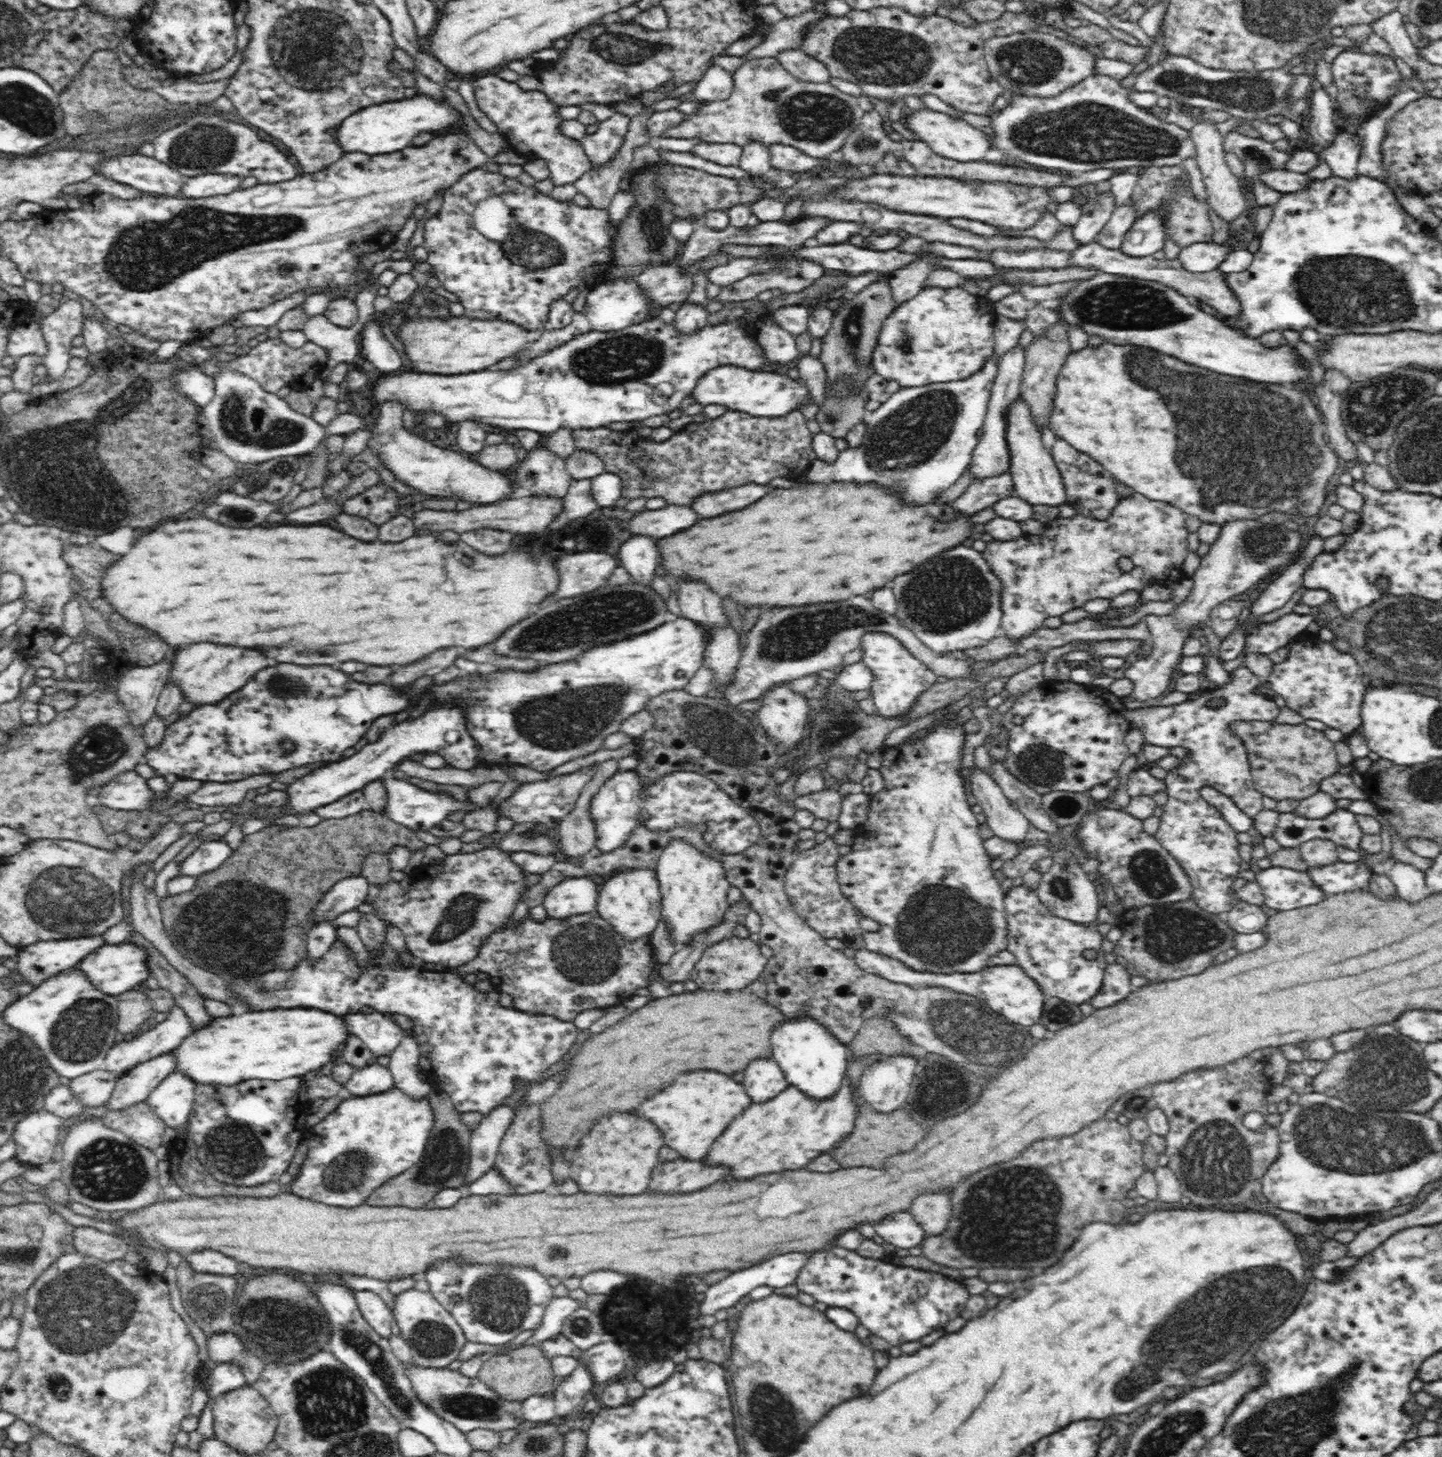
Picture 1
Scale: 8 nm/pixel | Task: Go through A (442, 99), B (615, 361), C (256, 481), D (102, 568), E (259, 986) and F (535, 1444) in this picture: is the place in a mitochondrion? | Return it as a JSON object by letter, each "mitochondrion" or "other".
{"A":"other","B":"mitochondrion","C":"mitochondrion","D":"other","E":"mitochondrion","F":"mitochondrion"}

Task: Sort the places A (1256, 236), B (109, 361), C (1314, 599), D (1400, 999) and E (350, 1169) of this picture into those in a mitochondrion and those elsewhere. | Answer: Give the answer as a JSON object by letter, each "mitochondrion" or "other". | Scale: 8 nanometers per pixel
{"A":"other","B":"other","C":"other","D":"other","E":"mitochondrion"}

